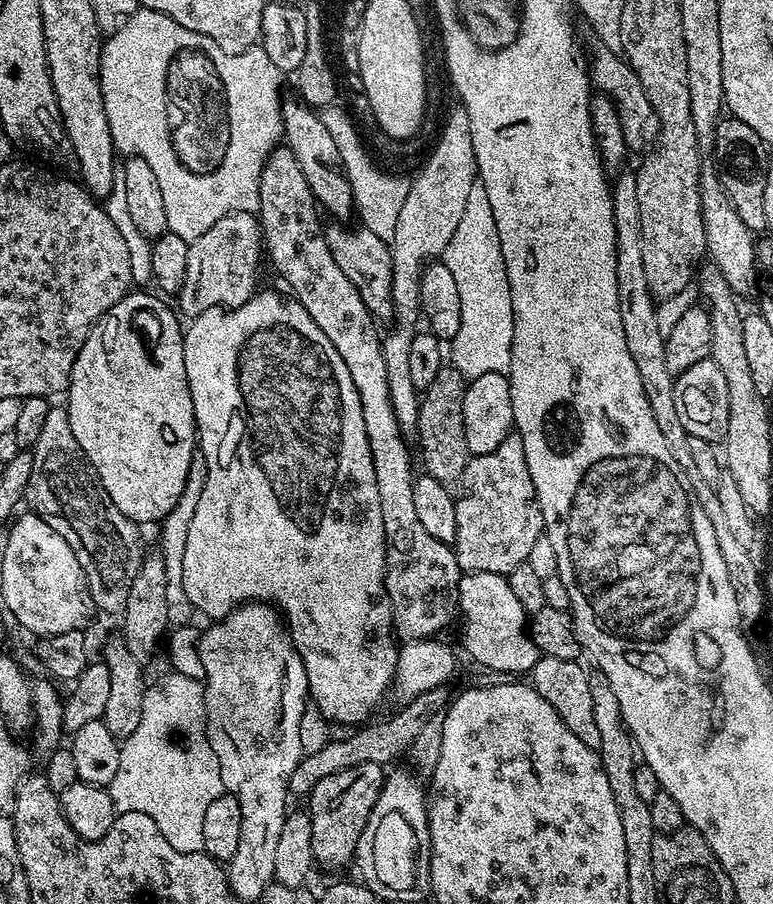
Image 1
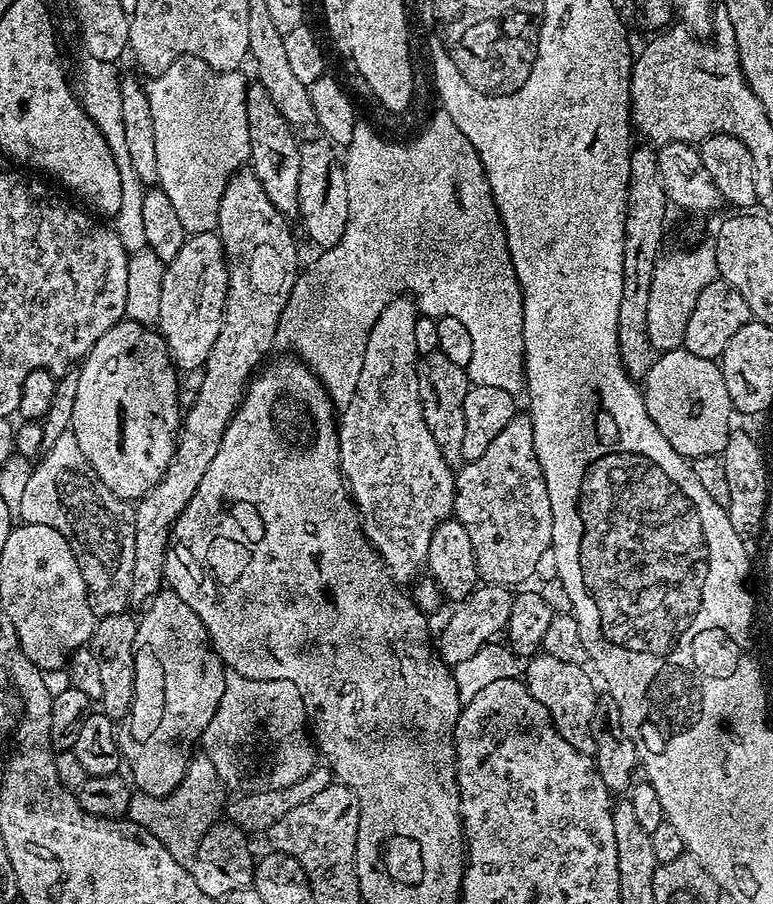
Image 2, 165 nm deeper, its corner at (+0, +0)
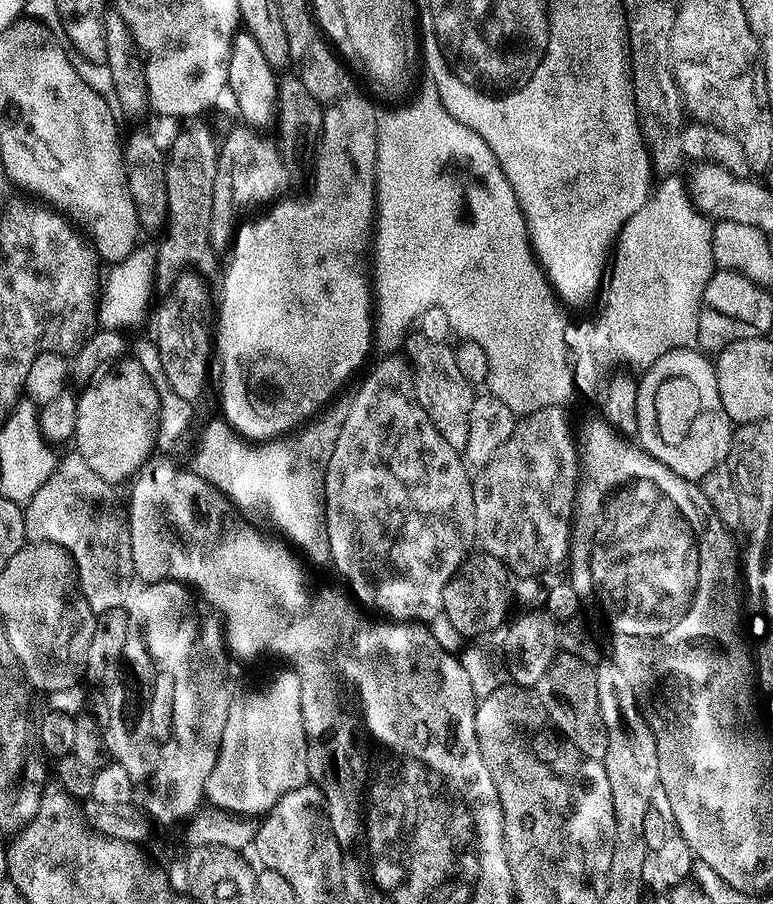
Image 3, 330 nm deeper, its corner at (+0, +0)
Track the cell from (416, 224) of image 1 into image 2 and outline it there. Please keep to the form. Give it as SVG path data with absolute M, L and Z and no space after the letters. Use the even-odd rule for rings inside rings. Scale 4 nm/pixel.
M397 298L388 303L366 340L358 390L354 390L354 398L350 398L338 416L340 469L348 485L348 493L360 512L366 538L380 555L381 562L388 567L392 579L401 586L407 585L407 580L415 581L425 571L430 538L439 524L453 515L452 507L456 501L454 470L442 458L442 450L438 450L438 442L434 442L434 434L430 434L430 426L426 426L422 414L418 394L420 370L414 346L417 315L418 309L411 299Z

